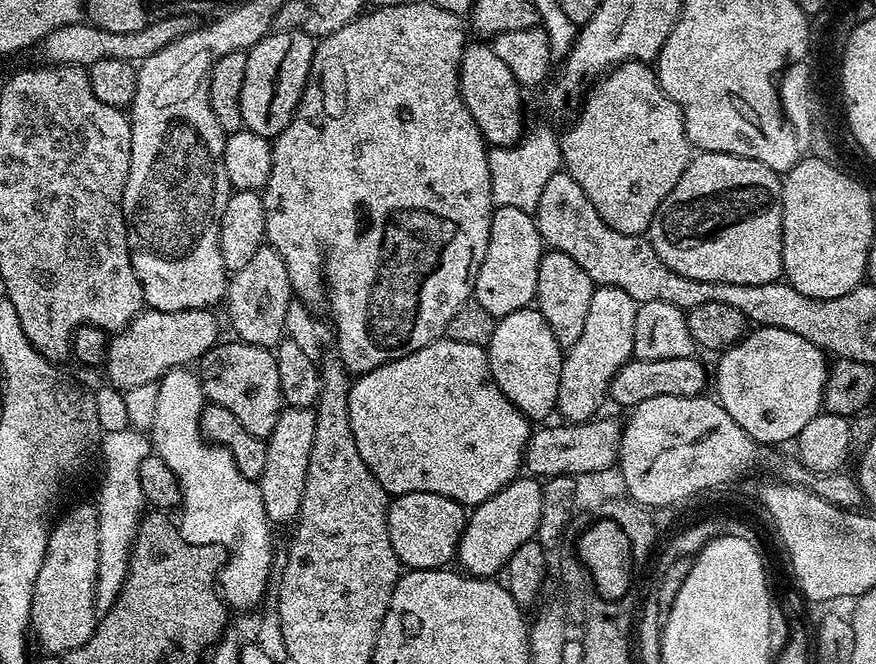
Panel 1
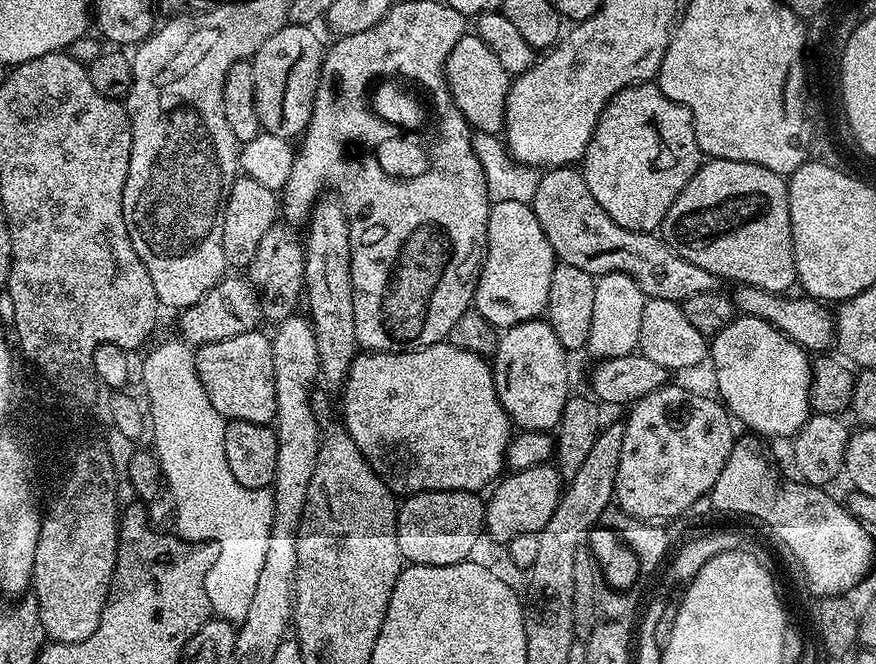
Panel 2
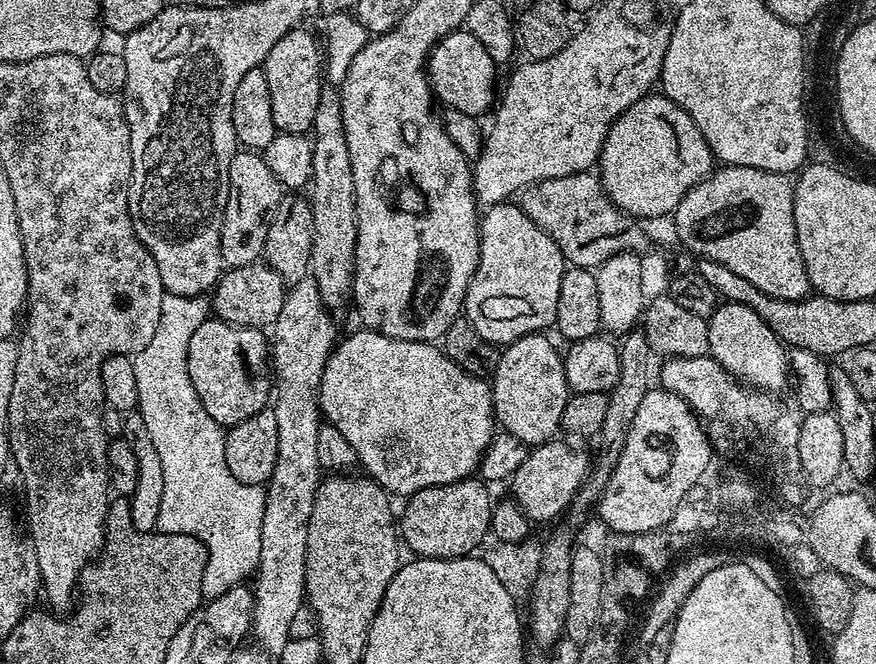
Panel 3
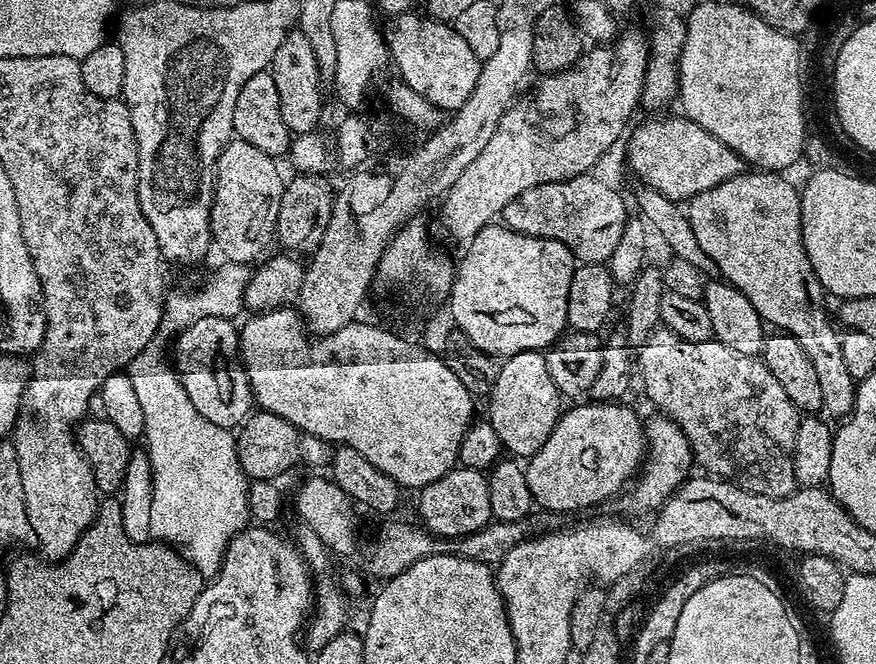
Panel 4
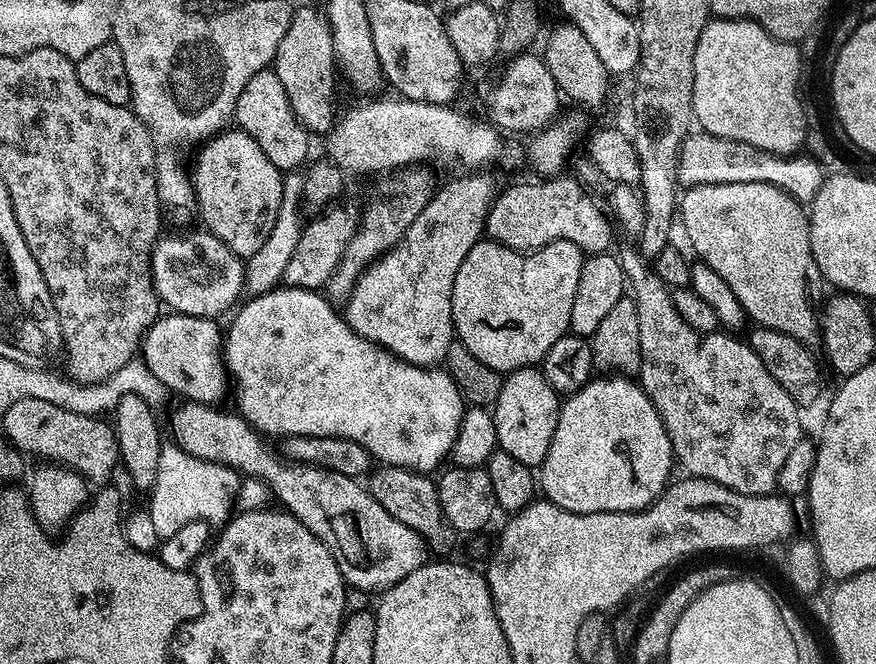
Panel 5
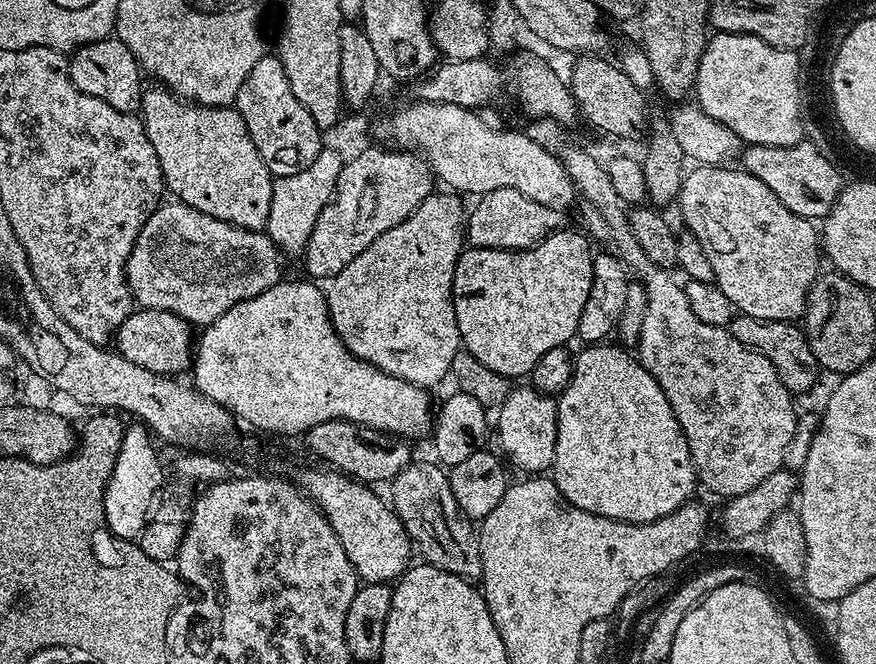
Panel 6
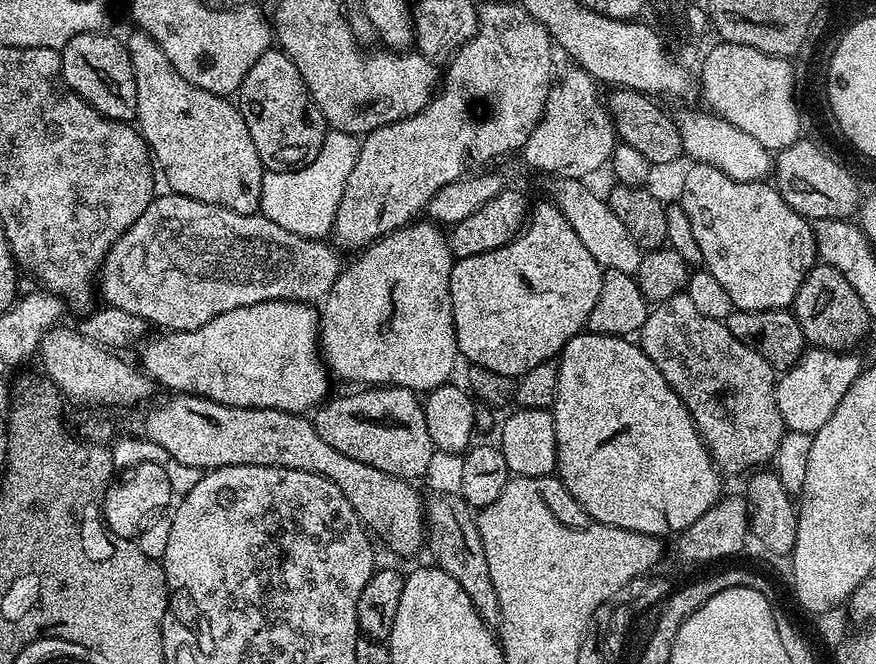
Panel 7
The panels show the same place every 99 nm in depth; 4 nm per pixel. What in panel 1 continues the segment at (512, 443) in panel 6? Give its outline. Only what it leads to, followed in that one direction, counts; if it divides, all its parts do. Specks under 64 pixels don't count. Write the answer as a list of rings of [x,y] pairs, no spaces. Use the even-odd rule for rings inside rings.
[[[535,307],[514,310],[514,314],[499,317],[486,351],[492,381],[529,421],[547,421],[544,419],[557,411],[558,382],[562,382],[564,352],[554,338],[554,330],[550,330],[546,318],[542,318]]]

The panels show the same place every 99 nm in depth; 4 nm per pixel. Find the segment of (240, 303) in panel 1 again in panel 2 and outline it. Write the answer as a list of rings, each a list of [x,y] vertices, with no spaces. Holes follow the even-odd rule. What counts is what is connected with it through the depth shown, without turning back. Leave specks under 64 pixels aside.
[[[282,222],[272,224],[258,242],[257,253],[246,269],[247,279],[261,292],[263,317],[271,322],[279,322],[293,315],[304,292],[304,246],[295,232],[291,225]]]

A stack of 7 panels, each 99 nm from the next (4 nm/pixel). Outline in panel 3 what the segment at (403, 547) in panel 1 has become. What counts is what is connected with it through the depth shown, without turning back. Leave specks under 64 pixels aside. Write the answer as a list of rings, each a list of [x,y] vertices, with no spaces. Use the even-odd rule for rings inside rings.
[[[469,478],[450,482],[442,486],[430,486],[426,490],[418,490],[407,497],[404,513],[398,516],[398,532],[402,544],[417,557],[426,560],[453,560],[459,556],[471,556],[485,543],[492,526],[492,509],[494,499],[488,493],[489,485],[479,478]]]

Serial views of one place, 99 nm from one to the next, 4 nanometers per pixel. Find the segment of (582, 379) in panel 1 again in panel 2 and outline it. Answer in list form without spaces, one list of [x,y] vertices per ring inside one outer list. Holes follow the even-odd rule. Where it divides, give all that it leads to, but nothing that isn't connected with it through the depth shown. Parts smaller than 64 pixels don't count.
[[[611,272],[605,276],[595,277],[594,286],[594,319],[590,321],[590,338],[587,351],[596,355],[597,361],[631,356],[639,349],[642,334],[642,310],[644,309],[644,291],[630,278],[621,272]]]

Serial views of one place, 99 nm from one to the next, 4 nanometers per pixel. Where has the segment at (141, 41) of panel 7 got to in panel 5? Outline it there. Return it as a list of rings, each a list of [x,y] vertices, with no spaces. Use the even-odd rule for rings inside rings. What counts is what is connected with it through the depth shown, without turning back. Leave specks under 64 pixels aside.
[[[225,130],[212,137],[211,140],[201,143],[198,151],[200,153],[196,156],[196,172],[191,173],[192,177],[192,189],[196,192],[196,211],[198,213],[198,220],[207,231],[212,232],[218,238],[222,238],[224,242],[232,250],[236,252],[236,255],[241,258],[251,258],[258,250],[262,250],[262,242],[266,242],[266,238],[270,238],[270,234],[274,230],[276,225],[276,219],[280,213],[280,207],[282,206],[282,194],[284,193],[284,176],[281,169],[274,166],[274,162],[270,162],[270,158],[266,158],[266,154],[262,154],[262,146],[258,146],[258,142],[254,142],[254,138],[250,138],[250,134],[239,130]]]

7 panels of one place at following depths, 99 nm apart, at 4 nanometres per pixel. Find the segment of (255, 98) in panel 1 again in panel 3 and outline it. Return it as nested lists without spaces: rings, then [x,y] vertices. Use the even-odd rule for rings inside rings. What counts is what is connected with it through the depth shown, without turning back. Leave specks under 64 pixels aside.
[[[297,26],[278,38],[278,42],[274,42],[274,50],[270,50],[262,65],[266,74],[266,86],[270,88],[270,114],[274,114],[274,126],[281,133],[307,133],[318,108],[322,87],[322,50],[317,37],[315,40],[302,29],[303,27]]]

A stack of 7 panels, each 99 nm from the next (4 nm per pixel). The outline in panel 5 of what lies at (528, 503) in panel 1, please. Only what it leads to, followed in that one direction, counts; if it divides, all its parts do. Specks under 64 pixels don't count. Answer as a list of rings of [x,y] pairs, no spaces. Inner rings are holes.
[[[627,375],[604,378],[589,380],[561,403],[550,450],[538,469],[543,499],[574,514],[641,512],[673,479],[672,442],[654,402]]]

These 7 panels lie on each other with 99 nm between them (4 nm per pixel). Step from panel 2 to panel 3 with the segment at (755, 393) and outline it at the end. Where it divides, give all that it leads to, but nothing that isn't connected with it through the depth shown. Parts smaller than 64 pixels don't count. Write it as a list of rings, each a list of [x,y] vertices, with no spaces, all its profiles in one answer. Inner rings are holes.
[[[727,302],[717,303],[714,314],[707,317],[707,322],[709,353],[728,373],[751,387],[773,394],[783,393],[783,388],[786,388],[790,380],[786,345],[777,338],[774,330],[770,330],[770,326],[766,326],[766,322],[762,322],[762,318],[758,318],[758,314],[754,314],[754,310],[750,310],[750,306]]]

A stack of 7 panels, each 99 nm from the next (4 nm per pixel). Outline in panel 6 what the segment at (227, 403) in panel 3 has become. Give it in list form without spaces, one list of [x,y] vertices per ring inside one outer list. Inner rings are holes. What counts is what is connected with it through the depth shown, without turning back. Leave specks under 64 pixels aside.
[[[141,307],[130,312],[116,331],[120,355],[156,375],[180,376],[191,369],[194,360],[194,330],[188,320],[175,312]]]

